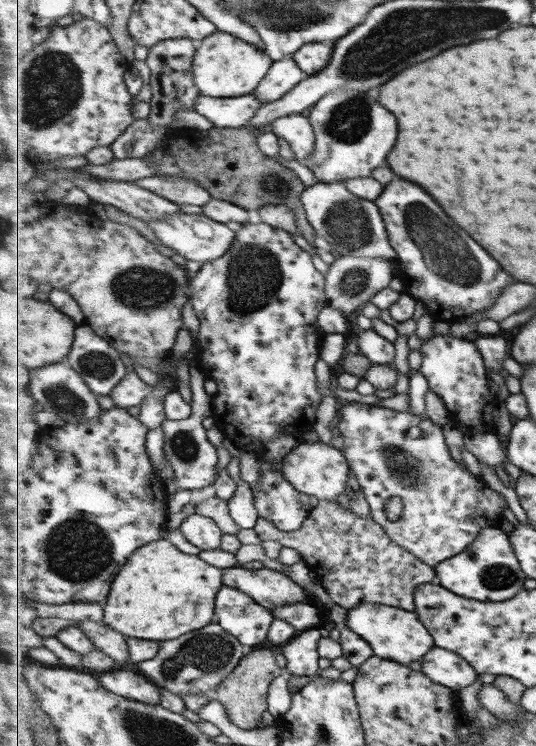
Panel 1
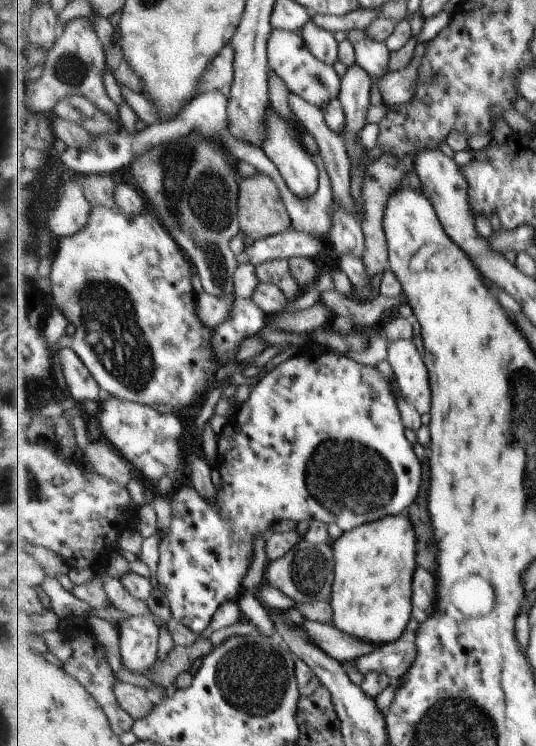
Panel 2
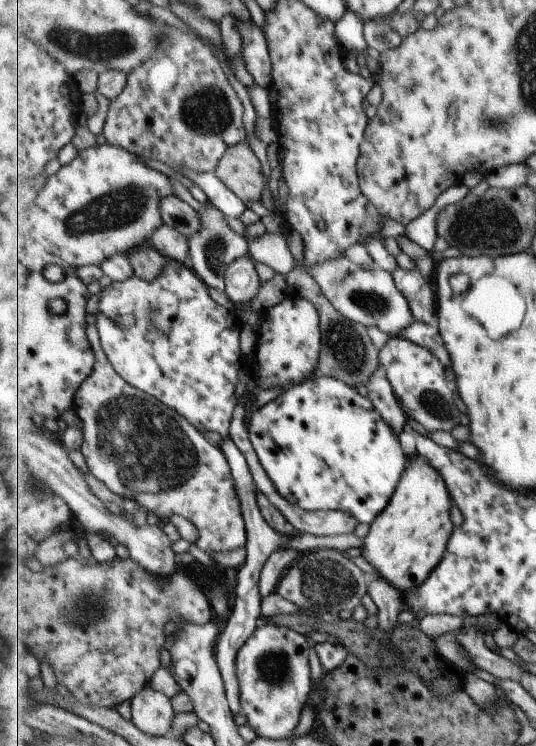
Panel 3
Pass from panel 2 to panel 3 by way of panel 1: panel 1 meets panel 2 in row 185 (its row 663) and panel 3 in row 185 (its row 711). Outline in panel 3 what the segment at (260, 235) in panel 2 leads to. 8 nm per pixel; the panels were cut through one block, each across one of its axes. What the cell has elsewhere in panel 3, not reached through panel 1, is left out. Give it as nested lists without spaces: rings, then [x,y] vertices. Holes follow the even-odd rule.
[[[247,140],[227,149],[216,173],[245,204],[263,200],[267,186],[263,164]]]

